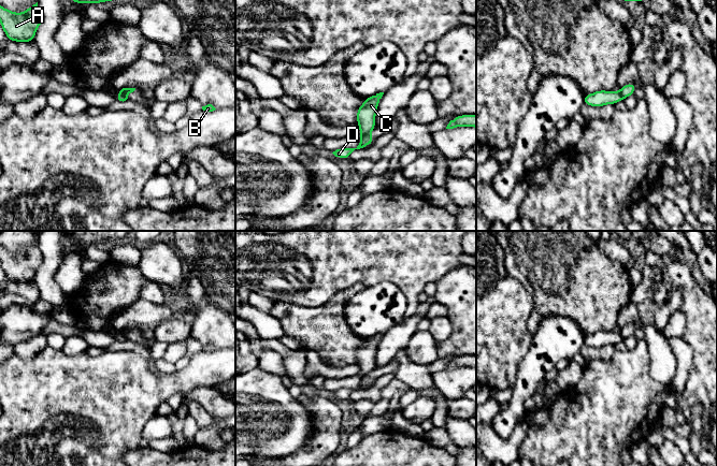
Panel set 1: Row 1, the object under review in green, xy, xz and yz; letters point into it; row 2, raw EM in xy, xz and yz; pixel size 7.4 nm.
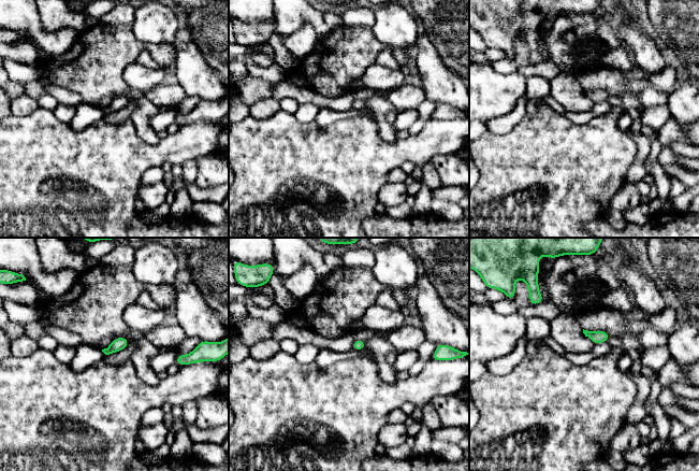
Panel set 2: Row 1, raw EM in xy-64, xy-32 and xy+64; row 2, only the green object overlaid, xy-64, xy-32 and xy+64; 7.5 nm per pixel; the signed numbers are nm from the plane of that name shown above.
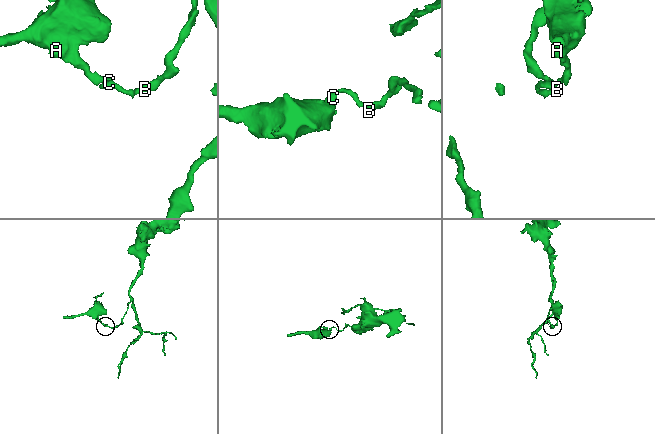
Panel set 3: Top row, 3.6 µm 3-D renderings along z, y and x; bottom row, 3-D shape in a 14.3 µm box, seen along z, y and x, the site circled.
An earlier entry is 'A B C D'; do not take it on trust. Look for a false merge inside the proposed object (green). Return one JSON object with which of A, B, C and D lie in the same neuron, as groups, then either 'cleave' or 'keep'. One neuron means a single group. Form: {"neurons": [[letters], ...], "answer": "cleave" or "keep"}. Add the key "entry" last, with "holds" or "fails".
{"neurons": [["A", "D"], ["B", "C"]], "answer": "cleave", "entry": "fails"}

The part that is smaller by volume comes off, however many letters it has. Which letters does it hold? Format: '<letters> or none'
A, D

